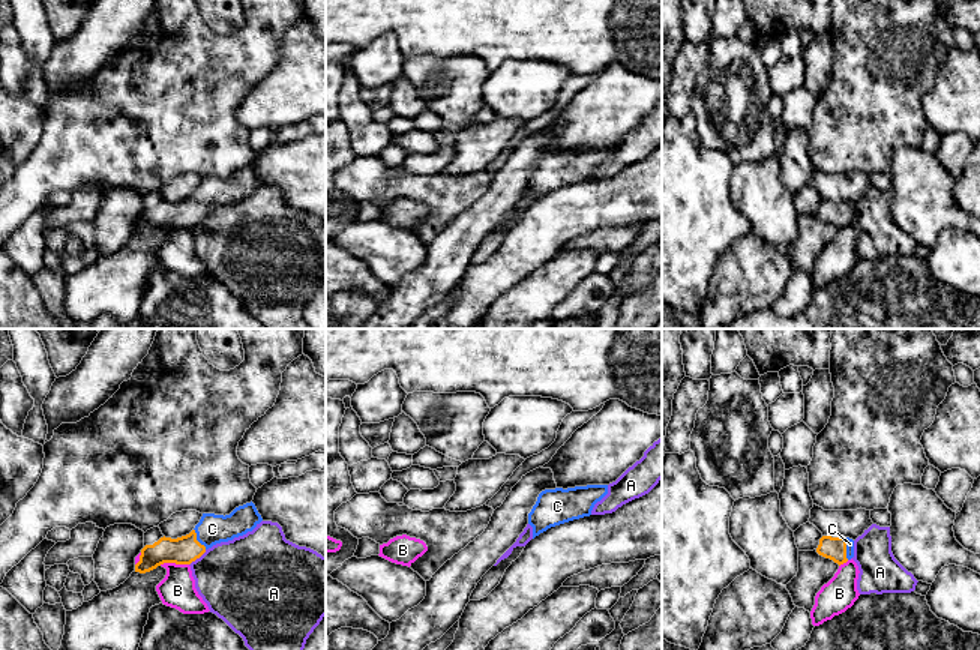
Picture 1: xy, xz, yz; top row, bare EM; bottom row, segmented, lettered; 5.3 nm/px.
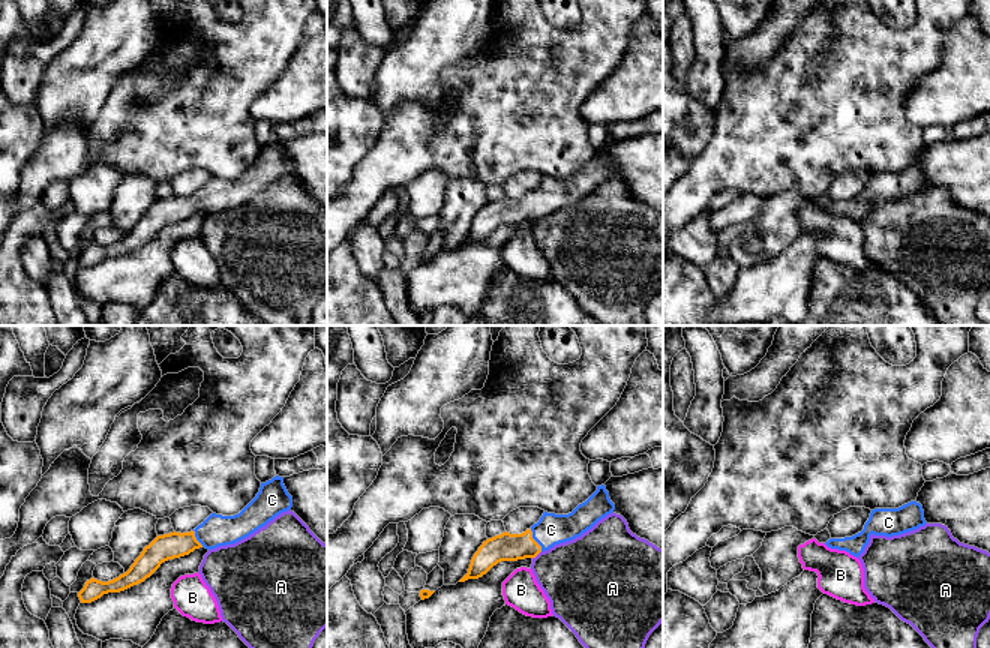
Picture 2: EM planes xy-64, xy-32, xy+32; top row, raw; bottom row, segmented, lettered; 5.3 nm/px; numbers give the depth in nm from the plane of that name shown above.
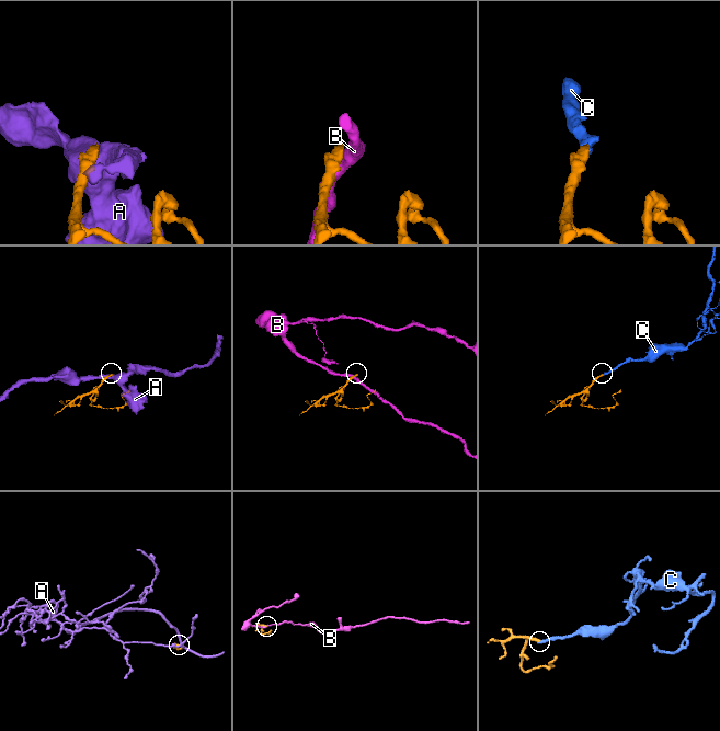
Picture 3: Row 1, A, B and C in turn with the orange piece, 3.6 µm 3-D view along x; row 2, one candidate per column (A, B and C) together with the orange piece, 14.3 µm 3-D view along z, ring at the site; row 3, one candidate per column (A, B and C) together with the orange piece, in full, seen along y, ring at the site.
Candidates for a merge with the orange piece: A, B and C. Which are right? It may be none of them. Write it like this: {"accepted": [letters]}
{"accepted": ["C"]}

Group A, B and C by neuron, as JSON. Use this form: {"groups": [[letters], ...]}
{"groups": [["A"], ["B"], ["C"]]}

